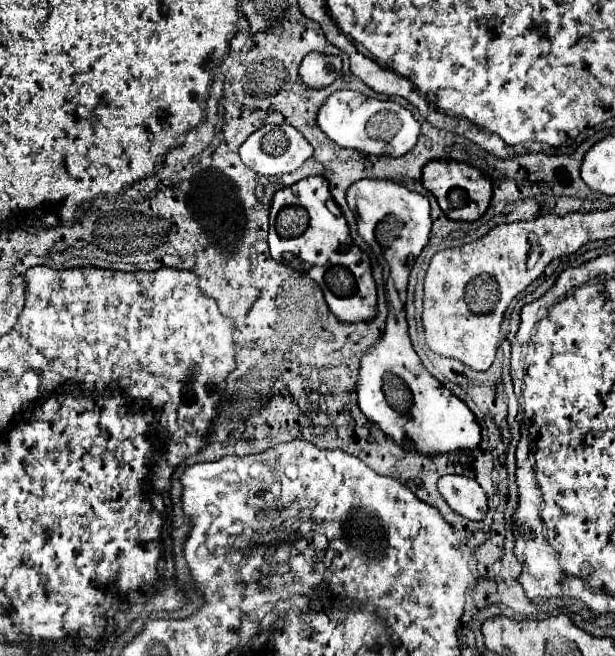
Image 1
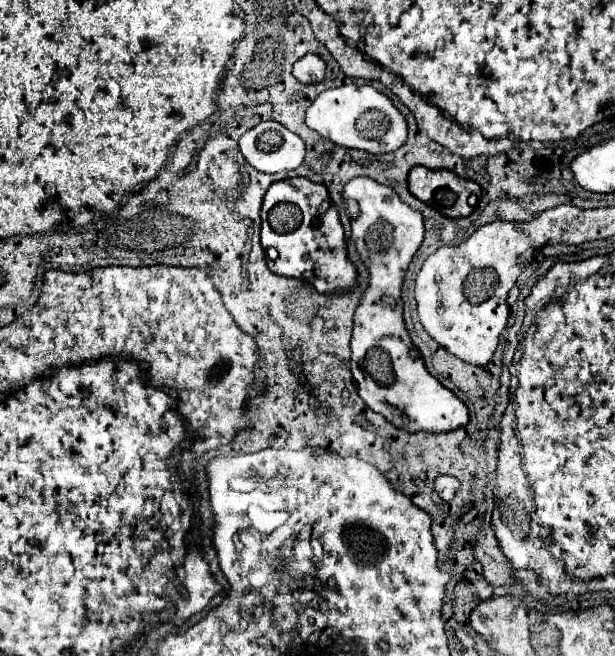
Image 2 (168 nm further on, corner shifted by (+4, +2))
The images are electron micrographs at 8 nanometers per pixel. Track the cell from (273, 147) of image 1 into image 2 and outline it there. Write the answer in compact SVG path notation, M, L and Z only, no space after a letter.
M262 121L240 137L240 151L262 173L292 171L306 155L304 141L276 121Z

